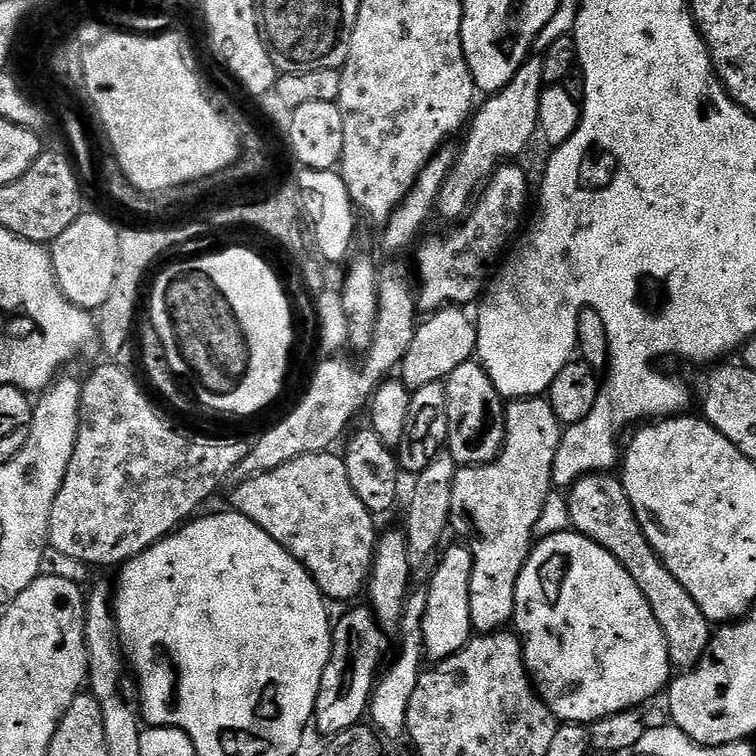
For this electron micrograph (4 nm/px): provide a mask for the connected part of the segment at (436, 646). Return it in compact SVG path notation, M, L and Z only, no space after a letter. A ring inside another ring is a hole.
M456 542L453 548L445 547L439 557L440 565L432 576L432 581L426 584L428 590L428 601L426 602L426 614L422 618L422 638L424 639L424 650L429 661L435 662L445 660L462 650L474 635L474 629L470 622L470 574L472 573L472 551L463 543Z

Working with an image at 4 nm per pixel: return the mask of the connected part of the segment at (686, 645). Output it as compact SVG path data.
M612 474L584 476L567 489L566 499L569 525L586 538L598 542L602 550L614 554L614 558L626 566L630 578L638 582L638 590L646 594L646 602L650 602L650 610L654 610L654 618L658 618L658 626L662 626L662 634L666 634L673 669L693 668L706 654L712 641L713 625L702 614L698 602L686 594L686 586L670 574L667 566L660 561L660 555L650 546L634 514L634 506L630 506L623 479L616 477L615 480Z

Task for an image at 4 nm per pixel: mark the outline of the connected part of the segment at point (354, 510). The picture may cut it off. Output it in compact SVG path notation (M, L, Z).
M329 450L299 456L274 470L239 481L232 492L231 507L281 544L312 575L318 590L329 601L352 600L365 591L368 583L372 556L376 553L378 527L372 512L362 506L358 494L354 494L354 486L350 486L350 474L346 474L343 455L336 453L335 456L334 453Z

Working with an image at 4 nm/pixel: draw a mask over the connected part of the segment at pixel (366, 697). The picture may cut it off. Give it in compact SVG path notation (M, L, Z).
M371 607L352 608L339 621L332 626L332 653L328 659L326 670L322 674L322 686L318 686L318 698L316 699L316 715L314 717L314 728L331 738L342 734L342 730L350 730L350 726L361 723L368 711L368 703L372 701L372 690L376 687L378 673L381 671L380 655L384 652L384 639L386 633L381 628Z

